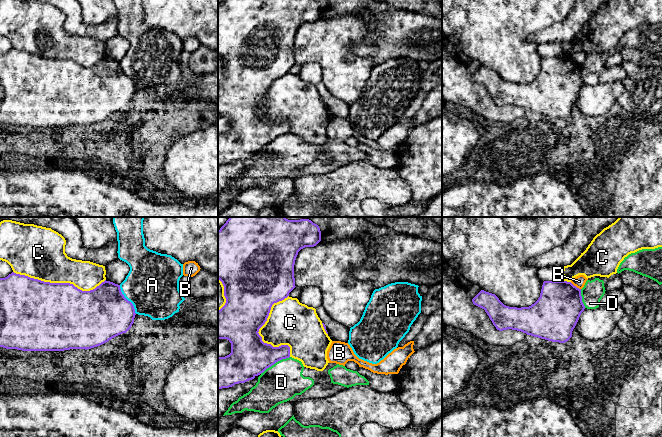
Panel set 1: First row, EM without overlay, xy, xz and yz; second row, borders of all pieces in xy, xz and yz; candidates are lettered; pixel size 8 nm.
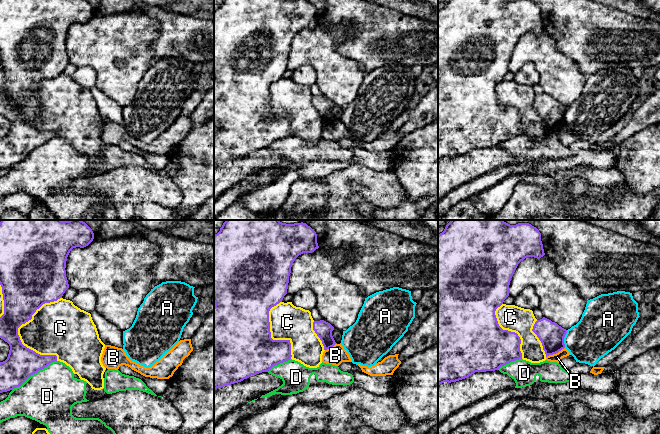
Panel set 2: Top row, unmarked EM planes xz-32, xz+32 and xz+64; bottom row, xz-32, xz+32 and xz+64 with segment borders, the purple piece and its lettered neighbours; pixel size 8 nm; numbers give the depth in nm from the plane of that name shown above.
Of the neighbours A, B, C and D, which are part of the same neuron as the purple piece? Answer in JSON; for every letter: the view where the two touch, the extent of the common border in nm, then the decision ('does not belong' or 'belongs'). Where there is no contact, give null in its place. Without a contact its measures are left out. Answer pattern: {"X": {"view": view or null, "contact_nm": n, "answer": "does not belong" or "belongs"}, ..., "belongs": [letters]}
{"A": {"view": "xy", "contact_nm": 280, "answer": "does not belong"}, "B": {"view": "yz", "contact_nm": 110, "answer": "does not belong"}, "C": {"view": "xy", "contact_nm": 750, "answer": "does not belong"}, "D": {"view": "xz", "contact_nm": 280, "answer": "does not belong"}, "belongs": []}

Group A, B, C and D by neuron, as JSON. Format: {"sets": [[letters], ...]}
{"sets": [["A"], ["B"], ["C"], ["D"]]}

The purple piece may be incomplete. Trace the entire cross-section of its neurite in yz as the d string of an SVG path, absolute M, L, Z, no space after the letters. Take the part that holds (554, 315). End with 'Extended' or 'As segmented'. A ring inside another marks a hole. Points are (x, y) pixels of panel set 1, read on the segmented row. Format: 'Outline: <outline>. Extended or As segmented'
Outline: M544 281L538 300L529 307L509 307L504 305L492 293L481 290L473 299L474 305L485 310L497 330L521 331L527 335L552 342L565 343L572 337L585 306L582 302L581 289L567 281Z. As segmented

